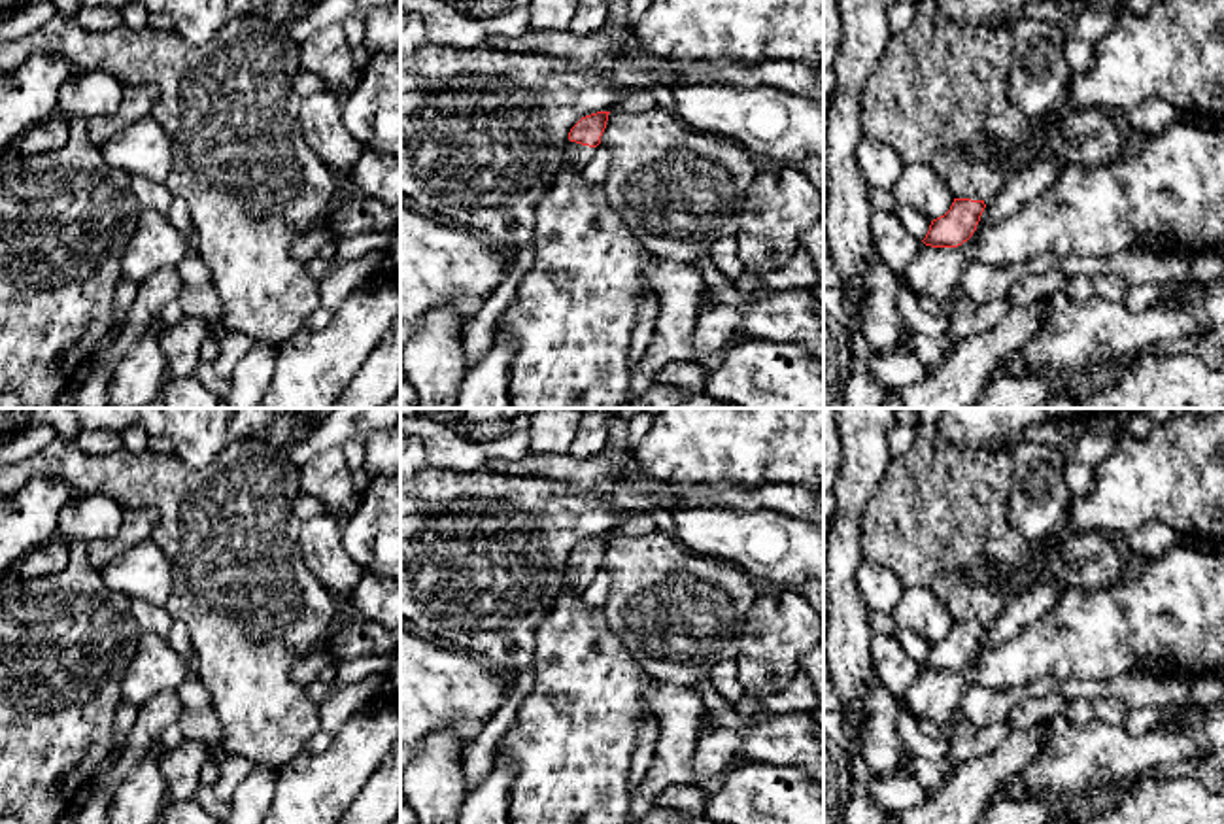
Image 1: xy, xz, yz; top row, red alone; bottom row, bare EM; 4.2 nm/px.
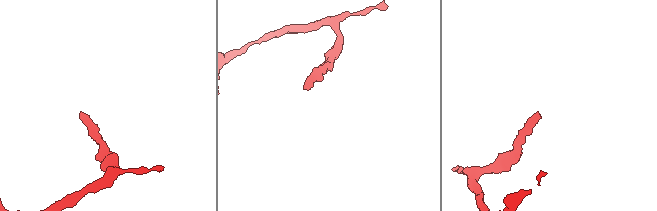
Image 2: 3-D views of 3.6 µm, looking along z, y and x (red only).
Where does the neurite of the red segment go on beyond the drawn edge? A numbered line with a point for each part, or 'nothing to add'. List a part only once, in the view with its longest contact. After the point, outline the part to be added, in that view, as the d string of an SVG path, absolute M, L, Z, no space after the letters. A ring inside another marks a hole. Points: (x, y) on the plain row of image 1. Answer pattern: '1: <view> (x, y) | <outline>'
1: xz (577, 579) | M569 563L569 567L563 573L563 580L565 580L563 590L574 590L584 593L593 582L593 576L595 576L595 571L582 569Z

